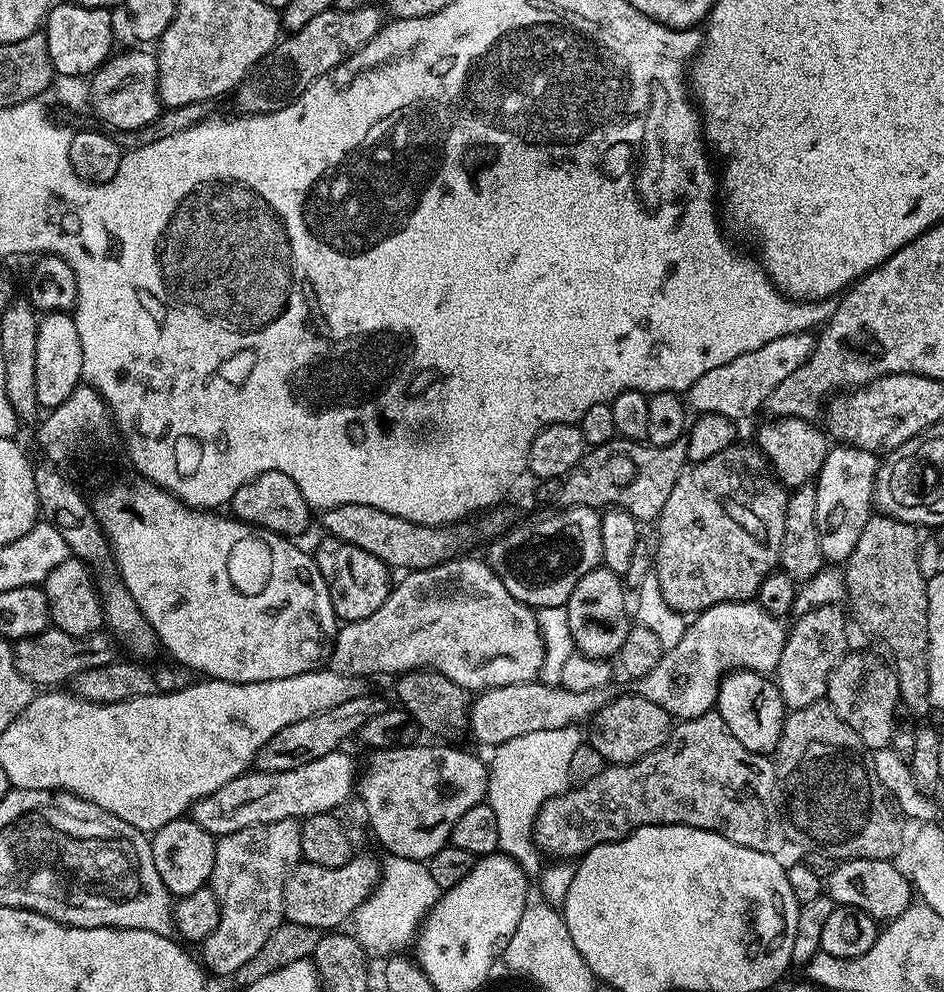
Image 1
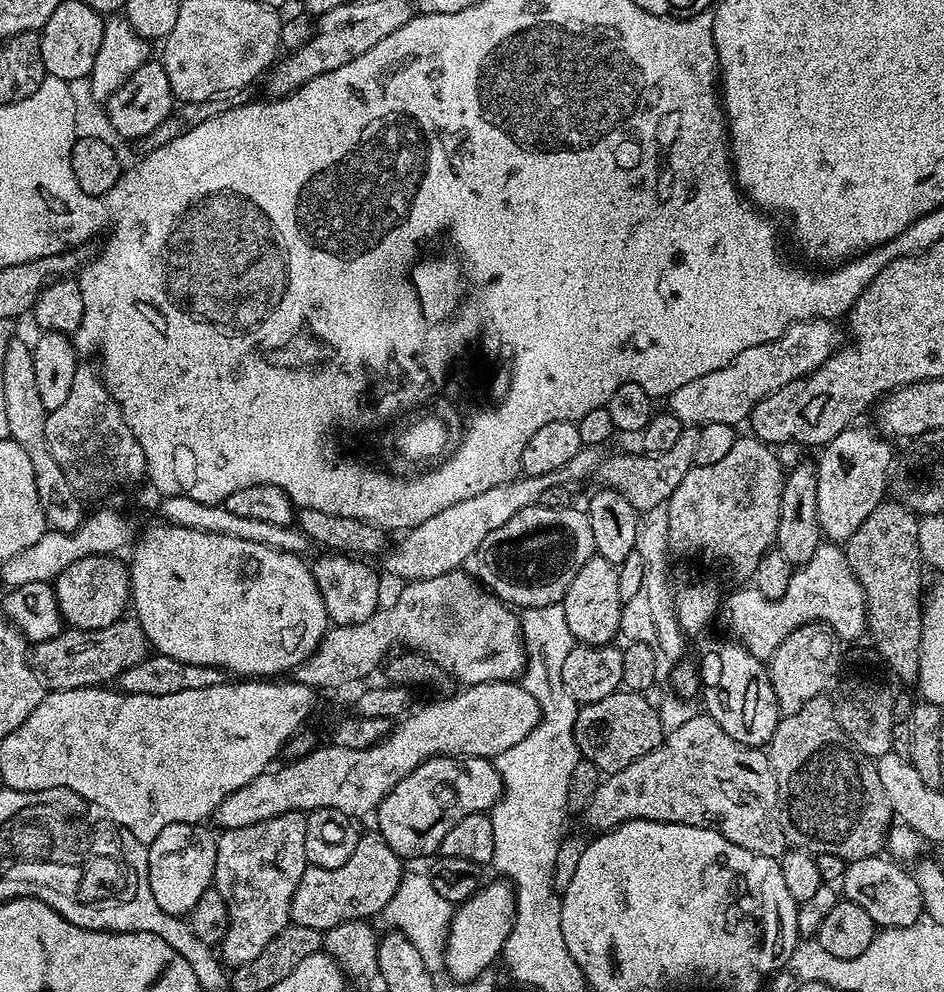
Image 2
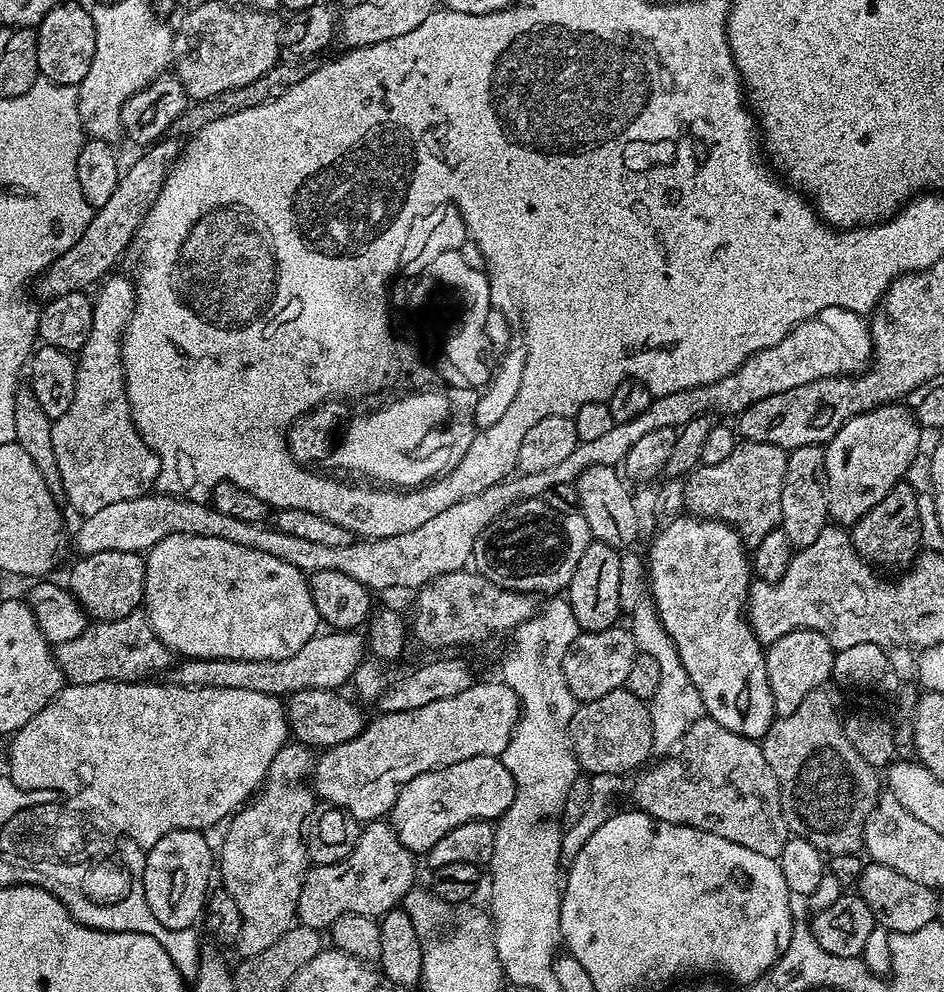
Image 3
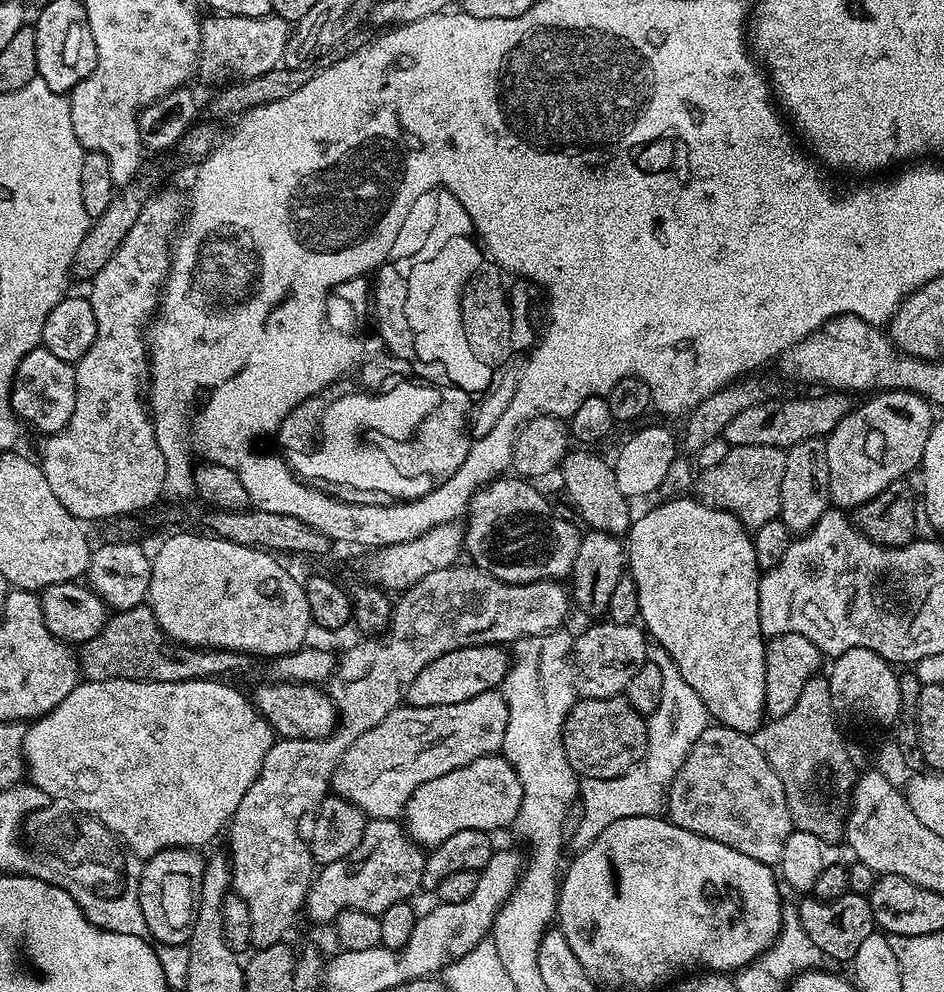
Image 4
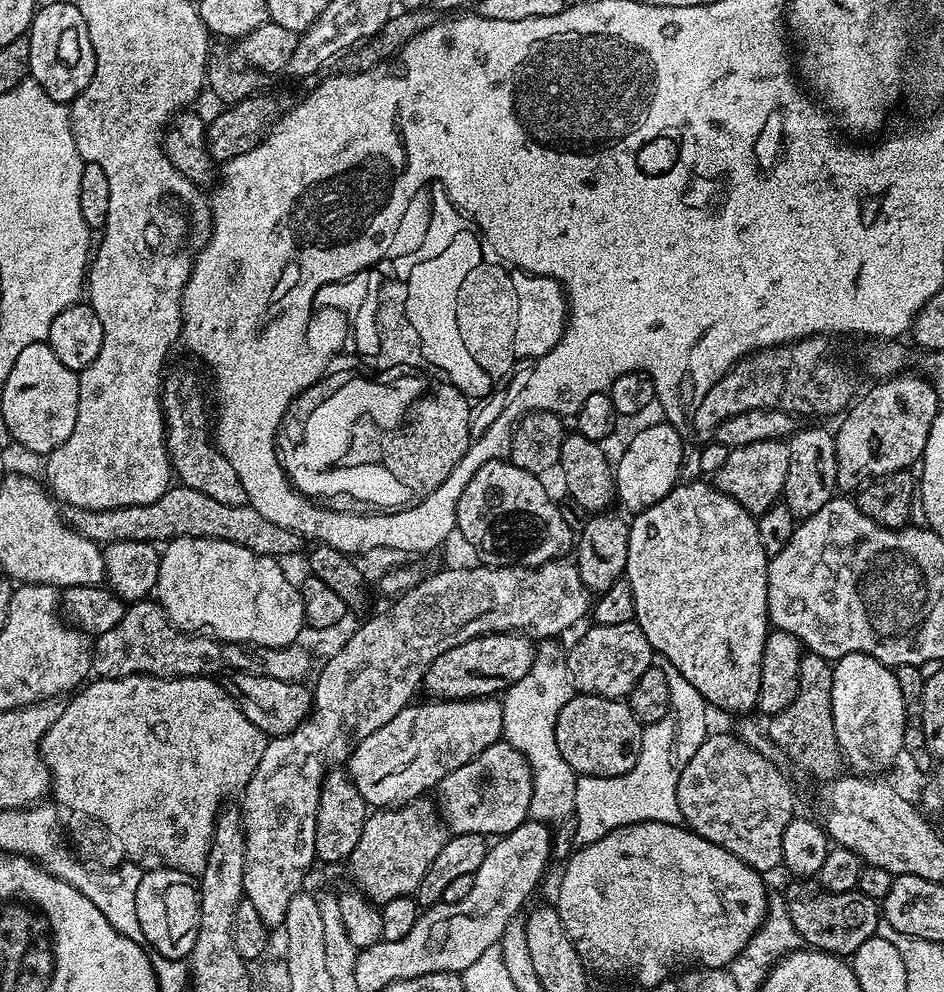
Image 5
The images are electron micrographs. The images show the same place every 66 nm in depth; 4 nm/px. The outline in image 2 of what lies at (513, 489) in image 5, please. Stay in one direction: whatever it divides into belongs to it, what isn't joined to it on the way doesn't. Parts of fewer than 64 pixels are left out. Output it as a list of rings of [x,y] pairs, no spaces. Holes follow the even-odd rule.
[[[535,504],[518,510],[510,522],[482,538],[482,546],[478,546],[474,557],[474,572],[493,596],[525,610],[561,603],[578,570],[594,555],[594,530],[590,530],[590,518],[583,507],[551,508]]]

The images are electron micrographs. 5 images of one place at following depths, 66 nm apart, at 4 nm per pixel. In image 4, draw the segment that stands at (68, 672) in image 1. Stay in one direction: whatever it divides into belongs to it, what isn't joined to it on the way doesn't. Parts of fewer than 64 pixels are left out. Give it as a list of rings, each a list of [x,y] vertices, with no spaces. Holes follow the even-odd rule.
[[[147,603],[116,612],[102,631],[79,645],[78,659],[84,680],[153,680],[188,682],[222,678],[226,672],[240,672],[254,663],[247,652],[225,648],[191,648],[177,644],[158,626]]]

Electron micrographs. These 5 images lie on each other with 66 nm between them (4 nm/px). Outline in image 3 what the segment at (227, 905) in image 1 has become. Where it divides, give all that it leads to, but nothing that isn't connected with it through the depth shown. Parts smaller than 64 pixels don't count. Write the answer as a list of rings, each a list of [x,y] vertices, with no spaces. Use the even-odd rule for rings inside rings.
[[[299,742],[285,744],[282,750],[278,750],[278,754],[274,754],[268,778],[259,791],[247,801],[244,807],[248,808],[241,807],[227,821],[228,829],[224,832],[224,841],[221,842],[220,848],[218,844],[218,880],[230,894],[230,898],[238,902],[238,914],[242,918],[240,937],[234,945],[235,951],[240,951],[241,957],[253,956],[261,950],[266,950],[266,946],[278,942],[278,938],[282,938],[282,934],[286,934],[286,930],[290,930],[297,923],[298,894],[302,894],[302,882],[310,867],[306,821],[318,804],[311,787],[305,783],[309,779],[313,763],[313,749]]]

